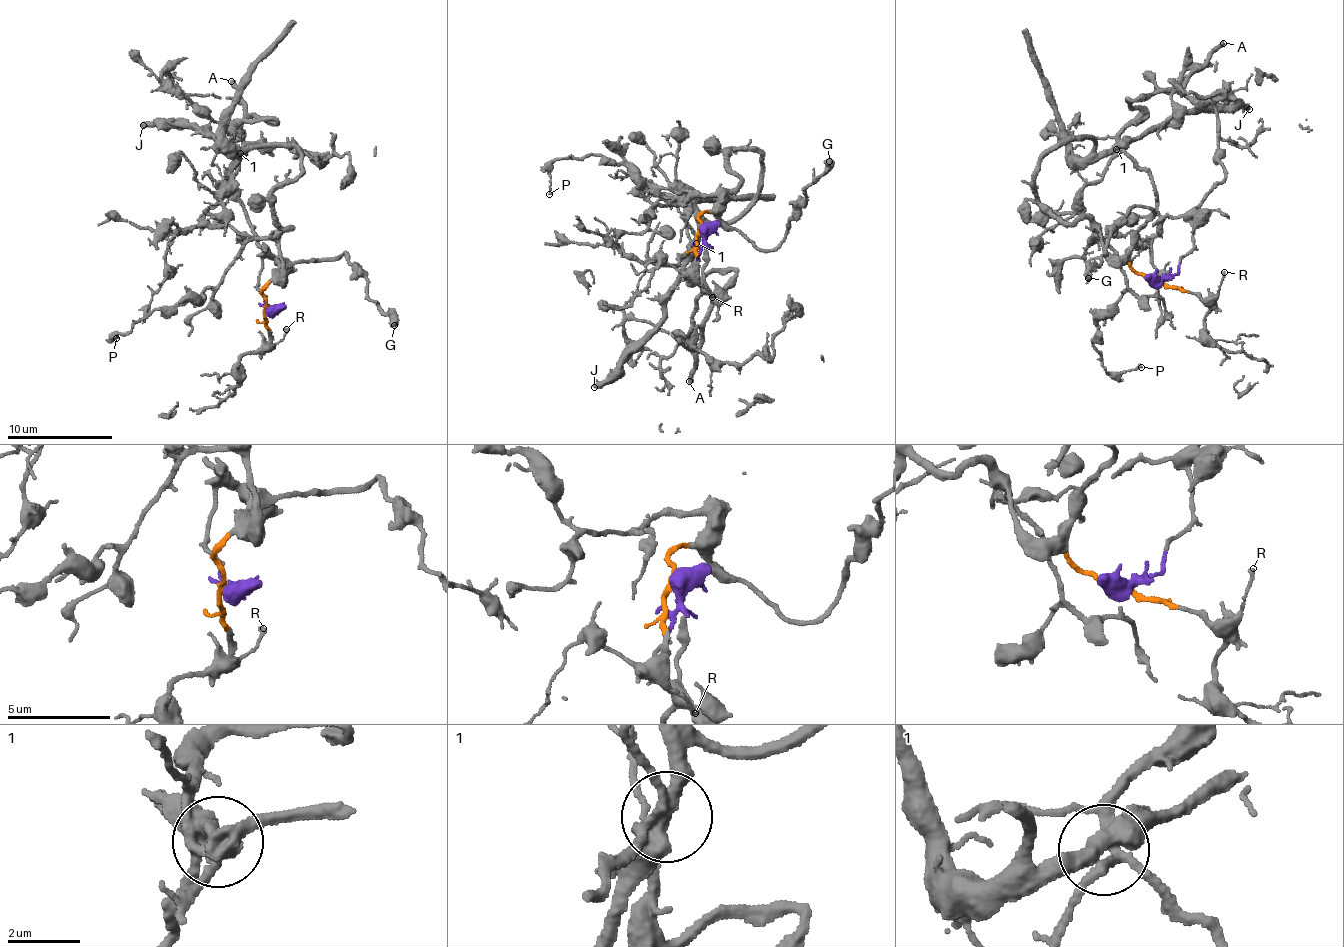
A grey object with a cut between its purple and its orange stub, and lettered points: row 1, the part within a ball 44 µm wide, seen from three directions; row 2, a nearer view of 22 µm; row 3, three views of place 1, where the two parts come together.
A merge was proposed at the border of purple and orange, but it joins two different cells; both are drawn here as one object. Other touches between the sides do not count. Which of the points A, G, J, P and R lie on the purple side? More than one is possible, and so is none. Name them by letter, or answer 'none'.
A

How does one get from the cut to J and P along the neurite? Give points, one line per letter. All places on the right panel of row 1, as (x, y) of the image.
J: (1156, 280), (1114, 261), (1096, 226), (1041, 204), (1038, 162), (1073, 139), (1111, 152), (1181, 114), (1250, 108)
P: (1156, 280), (1111, 258), (1100, 230), (1117, 256), (1127, 285), (1092, 342), (1107, 372), (1142, 366)

